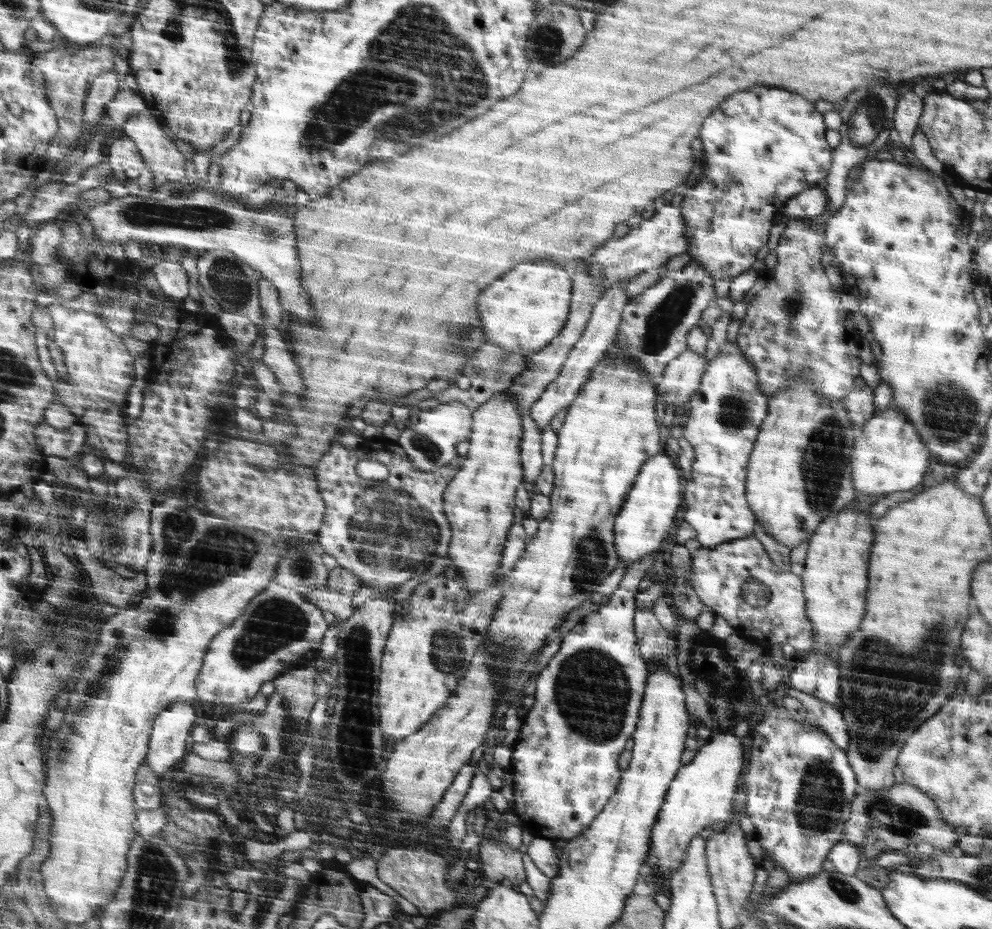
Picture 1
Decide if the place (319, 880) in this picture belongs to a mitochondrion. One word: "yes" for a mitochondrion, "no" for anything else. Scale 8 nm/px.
no

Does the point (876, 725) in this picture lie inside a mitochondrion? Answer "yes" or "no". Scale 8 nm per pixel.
yes

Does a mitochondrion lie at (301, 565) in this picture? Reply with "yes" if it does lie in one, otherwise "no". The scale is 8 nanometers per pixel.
yes

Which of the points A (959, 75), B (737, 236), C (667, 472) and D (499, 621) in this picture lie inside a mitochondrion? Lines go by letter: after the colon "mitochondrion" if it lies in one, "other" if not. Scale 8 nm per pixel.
A: other
B: other
C: other
D: other

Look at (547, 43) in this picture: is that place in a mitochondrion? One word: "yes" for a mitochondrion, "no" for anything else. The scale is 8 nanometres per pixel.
yes

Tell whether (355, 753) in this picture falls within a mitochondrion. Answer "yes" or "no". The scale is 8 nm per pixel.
yes

